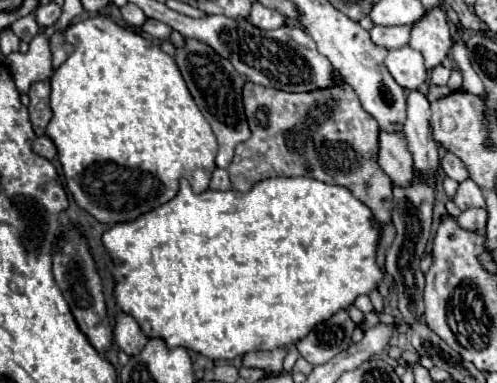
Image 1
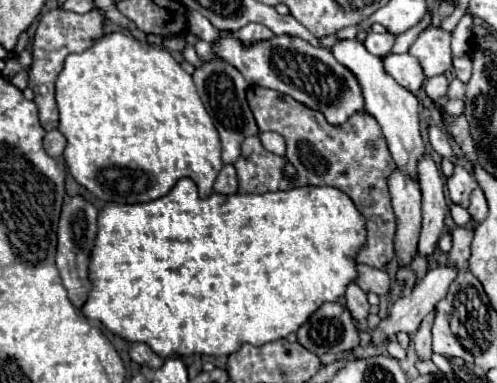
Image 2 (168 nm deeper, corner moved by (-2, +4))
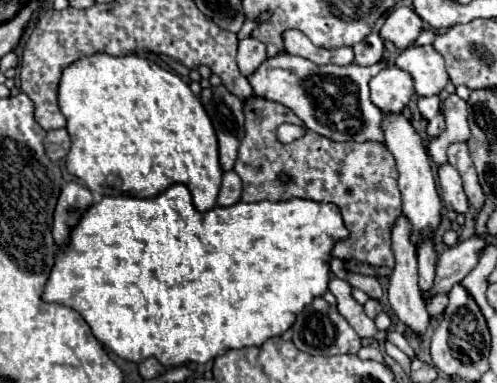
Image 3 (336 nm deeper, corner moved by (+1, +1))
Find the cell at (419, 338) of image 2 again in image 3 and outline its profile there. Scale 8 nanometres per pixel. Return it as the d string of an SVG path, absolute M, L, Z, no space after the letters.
M438 294L438 296L434 296L434 298L430 300L430 304L426 306L426 310L428 310L430 318L436 318L436 316L440 316L440 314L444 312L446 304L448 304L448 298L446 298L444 294Z

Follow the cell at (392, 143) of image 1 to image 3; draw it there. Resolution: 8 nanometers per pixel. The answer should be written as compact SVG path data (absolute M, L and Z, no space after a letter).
M400 214L394 222L392 228L392 254L396 258L396 266L390 274L390 286L388 286L388 298L390 298L390 306L394 310L394 314L398 316L400 322L404 322L412 332L422 334L428 324L428 312L426 312L426 304L420 296L420 288L418 288L418 266L416 266L416 244L412 242L412 224L408 222L408 218L404 218L404 214Z

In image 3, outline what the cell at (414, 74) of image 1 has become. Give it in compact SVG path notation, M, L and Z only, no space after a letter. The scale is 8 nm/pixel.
M398 66L384 68L370 80L370 98L384 112L404 110L412 96L412 76Z

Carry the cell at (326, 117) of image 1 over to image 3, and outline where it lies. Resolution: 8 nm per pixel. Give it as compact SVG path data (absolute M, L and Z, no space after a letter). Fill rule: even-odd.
M252 96L244 100L244 116L246 116L246 136L238 150L238 160L234 164L234 172L242 178L242 202L260 202L260 200L290 200L290 198L310 198L316 202L334 202L344 218L344 224L350 232L346 240L340 240L340 244L334 246L332 256L340 258L344 262L358 260L368 262L372 266L394 266L394 256L390 252L390 230L394 220L400 216L400 190L396 186L396 164L392 162L392 154L384 148L380 142L332 142L312 130L306 128L306 134L290 144L282 144L276 138L276 128L282 122L298 124L302 126L300 118L292 114L284 104ZM286 172L292 176L288 184L282 184L278 180L278 174Z

